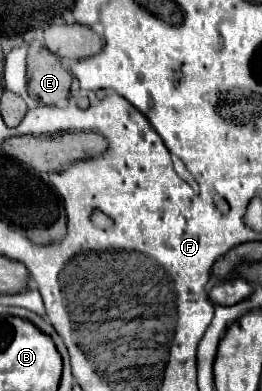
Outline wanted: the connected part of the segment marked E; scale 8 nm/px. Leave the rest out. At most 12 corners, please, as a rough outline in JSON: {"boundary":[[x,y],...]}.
{"boundary":[[42,42],[28,46],[28,94],[70,98],[72,74]]}

